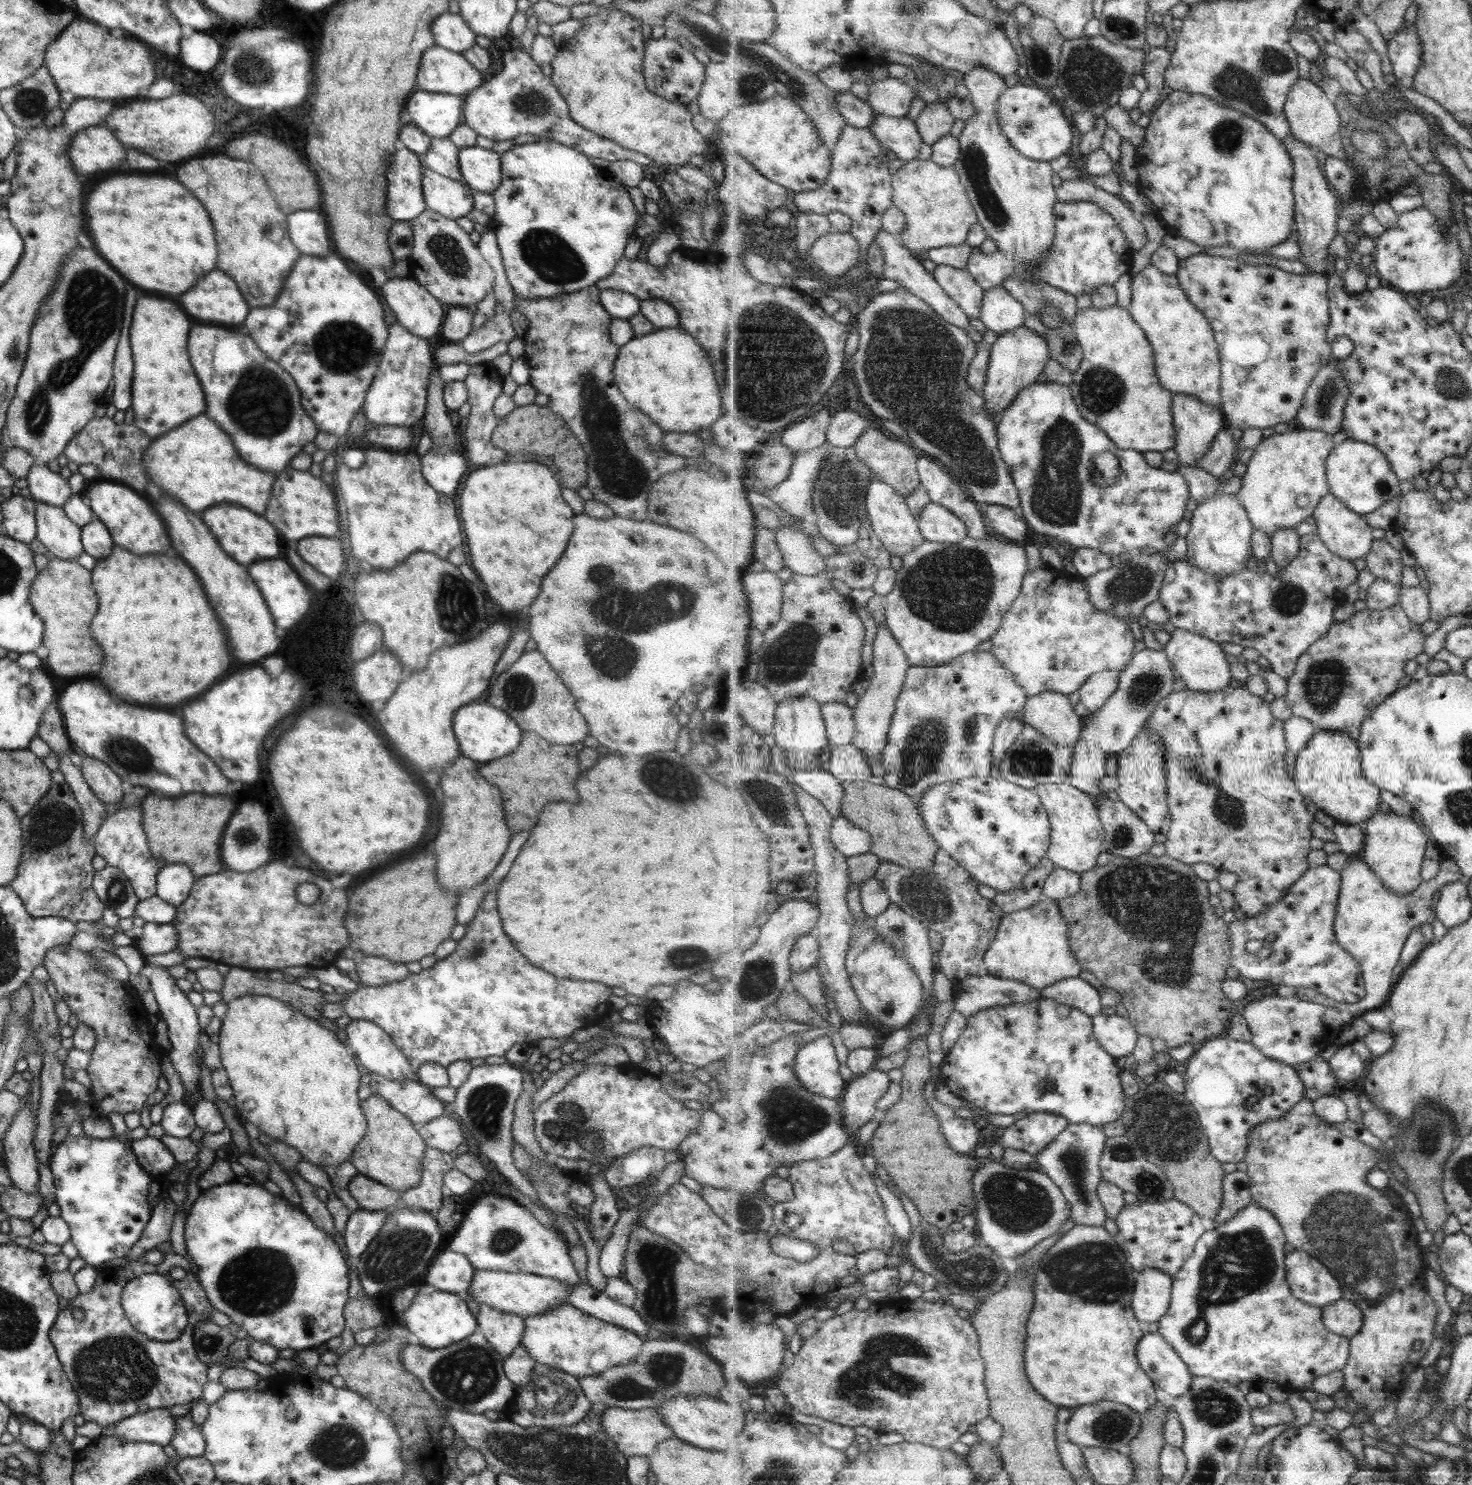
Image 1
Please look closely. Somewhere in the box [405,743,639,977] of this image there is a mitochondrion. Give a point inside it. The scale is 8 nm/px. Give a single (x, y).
(478, 948)

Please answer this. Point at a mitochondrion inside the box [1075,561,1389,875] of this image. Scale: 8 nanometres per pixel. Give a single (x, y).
(1228, 809)

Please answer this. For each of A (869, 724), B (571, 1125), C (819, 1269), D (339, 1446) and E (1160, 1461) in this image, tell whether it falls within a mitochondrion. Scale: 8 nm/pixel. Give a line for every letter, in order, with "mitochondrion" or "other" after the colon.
A: other
B: mitochondrion
C: other
D: mitochondrion
E: other

